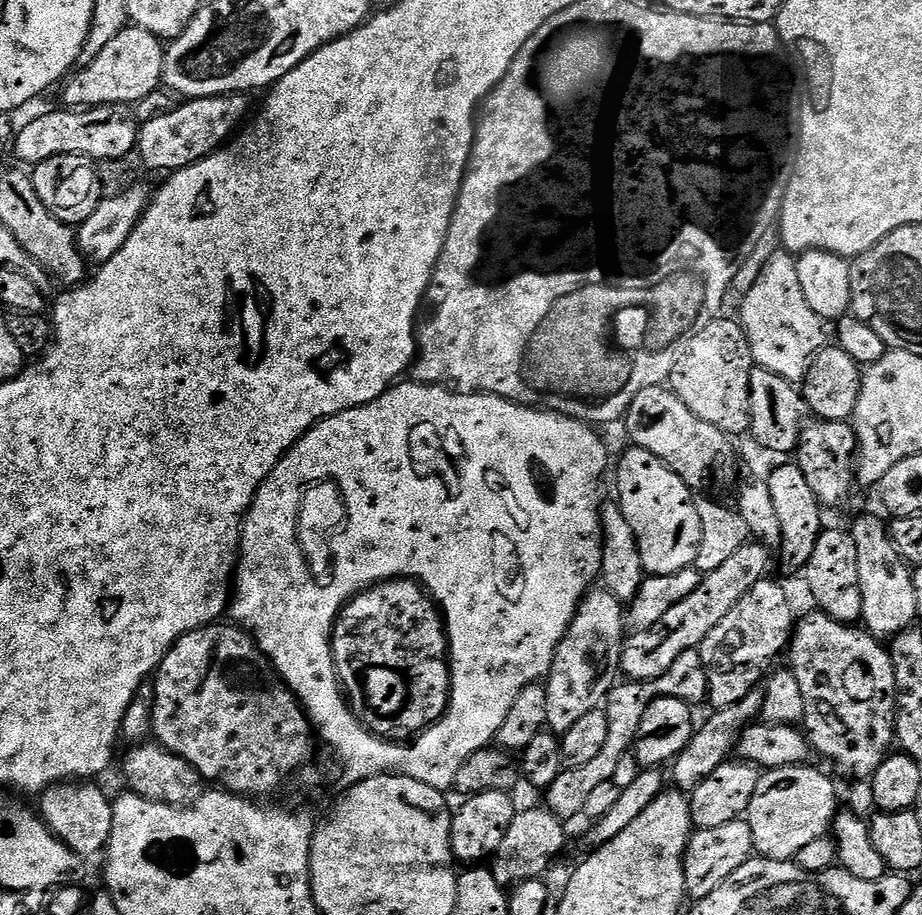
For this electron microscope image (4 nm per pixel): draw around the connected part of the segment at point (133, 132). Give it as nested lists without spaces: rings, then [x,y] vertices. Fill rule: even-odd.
[[[111,104],[97,108],[79,110],[59,110],[44,112],[33,118],[29,124],[19,125],[14,136],[14,156],[24,166],[35,166],[55,156],[74,154],[85,156],[93,162],[100,160],[120,160],[137,151],[138,123],[136,113],[129,105]]]

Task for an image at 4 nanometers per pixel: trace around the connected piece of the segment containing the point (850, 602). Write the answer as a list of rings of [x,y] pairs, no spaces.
[[[825,527],[818,538],[818,546],[814,546],[814,554],[810,554],[810,562],[806,569],[808,576],[808,588],[816,599],[815,607],[825,612],[831,620],[837,620],[839,624],[852,626],[863,617],[862,590],[858,578],[858,546],[854,546],[854,538],[851,531],[840,528]]]

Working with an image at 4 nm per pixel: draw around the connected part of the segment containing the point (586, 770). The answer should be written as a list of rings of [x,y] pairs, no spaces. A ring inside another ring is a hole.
[[[686,650],[686,654],[682,654],[682,658],[678,658],[678,662],[674,662],[674,666],[670,666],[670,670],[666,670],[666,674],[658,678],[620,682],[610,690],[607,701],[603,705],[606,718],[610,718],[610,735],[606,738],[606,746],[587,766],[561,770],[558,778],[554,778],[552,785],[546,789],[548,811],[561,818],[576,815],[579,817],[583,813],[590,793],[600,783],[612,780],[620,759],[626,753],[633,751],[638,726],[642,726],[642,714],[646,714],[646,706],[650,706],[650,702],[654,702],[654,698],[659,696],[677,696],[679,700],[685,700],[687,704],[693,706],[699,706],[700,703],[703,705],[707,701],[708,679],[699,651]]]

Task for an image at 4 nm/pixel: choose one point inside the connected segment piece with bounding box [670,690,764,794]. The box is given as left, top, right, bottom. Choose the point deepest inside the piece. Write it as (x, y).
(710, 746)

